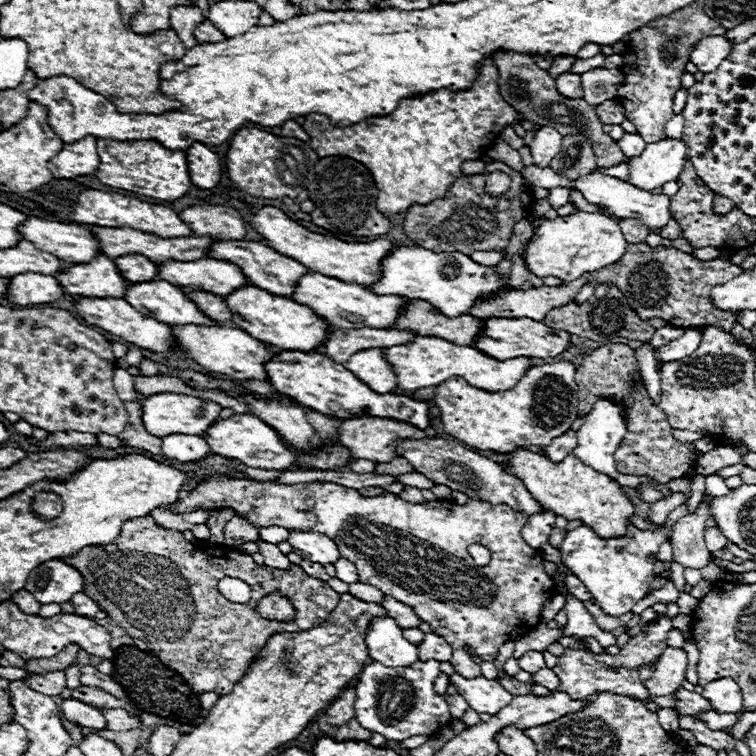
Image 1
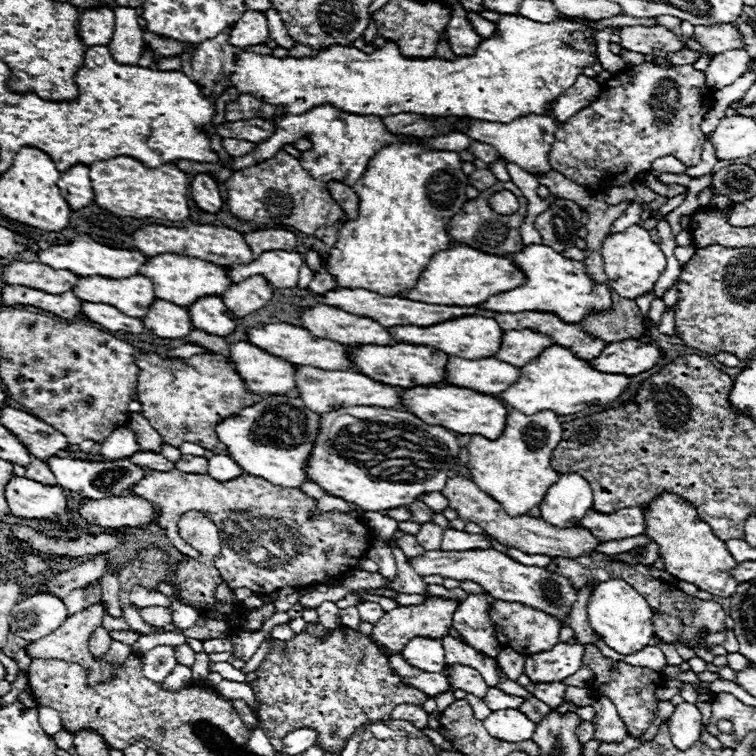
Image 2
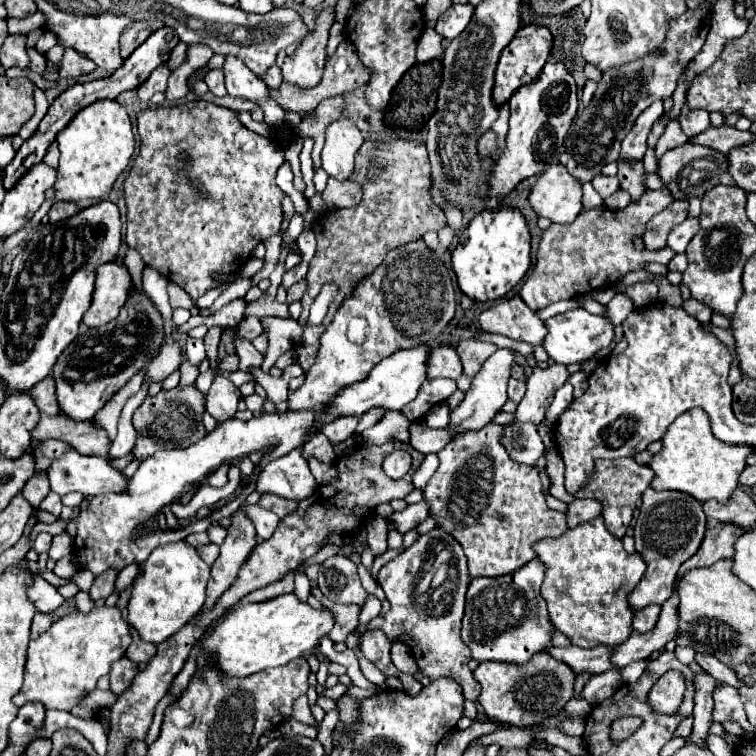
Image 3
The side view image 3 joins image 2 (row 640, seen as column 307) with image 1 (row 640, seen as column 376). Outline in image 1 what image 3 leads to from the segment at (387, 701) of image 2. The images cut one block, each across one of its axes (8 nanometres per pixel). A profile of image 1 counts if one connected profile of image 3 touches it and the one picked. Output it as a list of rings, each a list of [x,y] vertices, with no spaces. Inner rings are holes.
[[[152,516],[124,522],[116,542],[104,544],[104,546],[88,546],[72,556],[66,556],[64,562],[72,562],[72,566],[76,566],[80,574],[84,574],[82,592],[88,594],[96,604],[100,604],[100,610],[104,610],[116,626],[124,628],[132,638],[144,640],[150,652],[156,654],[166,666],[176,670],[186,680],[188,688],[194,690],[196,694],[204,694],[204,692],[230,694],[234,684],[246,674],[246,668],[250,666],[254,656],[264,648],[266,638],[270,638],[274,632],[298,632],[298,630],[308,630],[322,624],[330,616],[330,612],[336,608],[340,598],[340,594],[334,592],[328,582],[308,576],[298,564],[290,564],[288,570],[258,566],[250,554],[244,554],[238,548],[230,548],[224,544],[220,548],[202,550],[194,546],[192,542],[188,542],[182,532],[166,530],[158,526]],[[224,576],[244,580],[252,590],[250,602],[234,604],[226,600],[218,592],[218,582]],[[274,592],[286,596],[294,604],[296,620],[276,622],[276,620],[262,618],[256,612],[258,602],[264,596]]]

